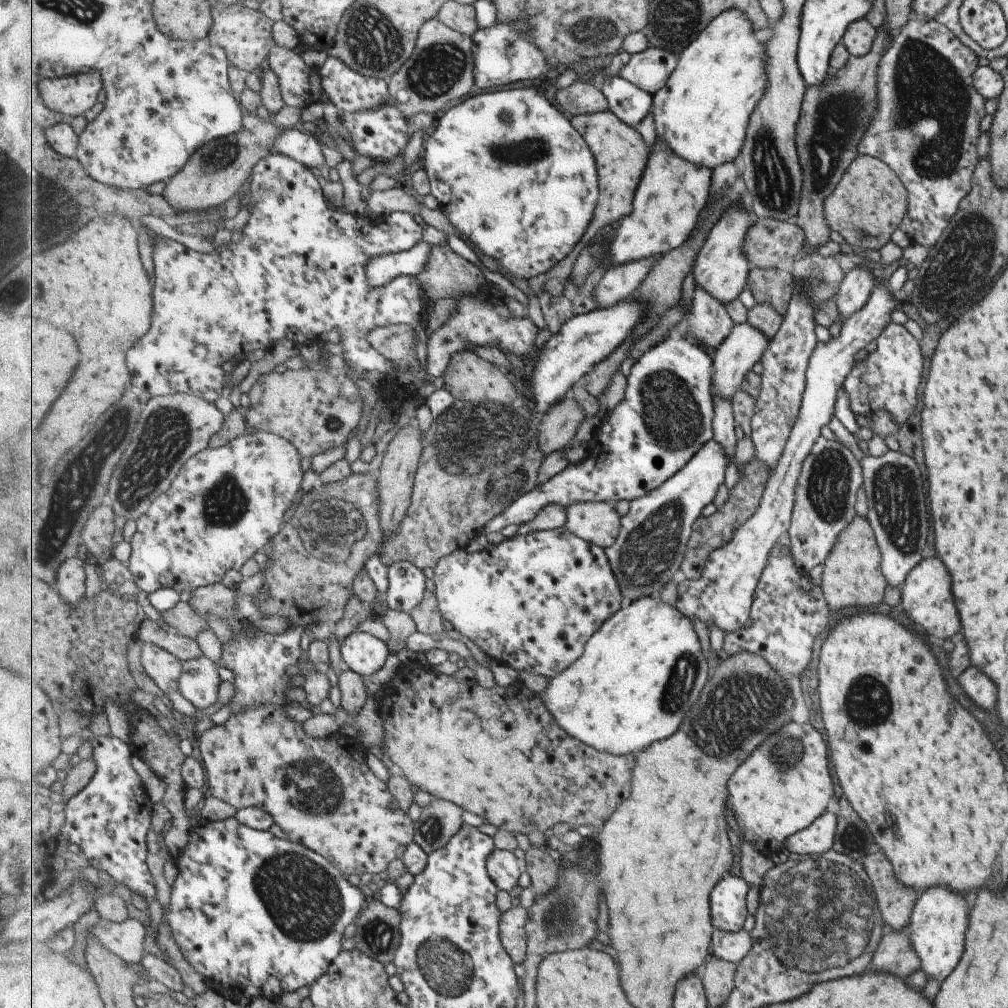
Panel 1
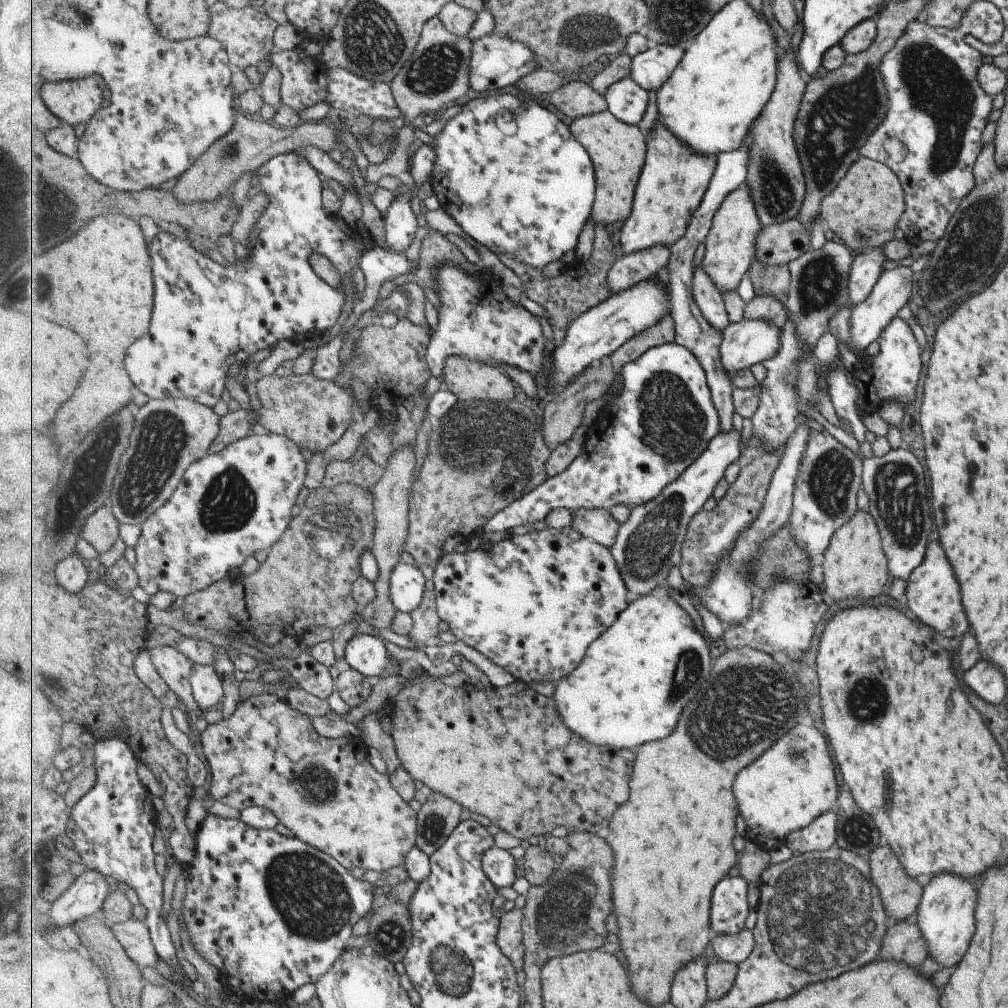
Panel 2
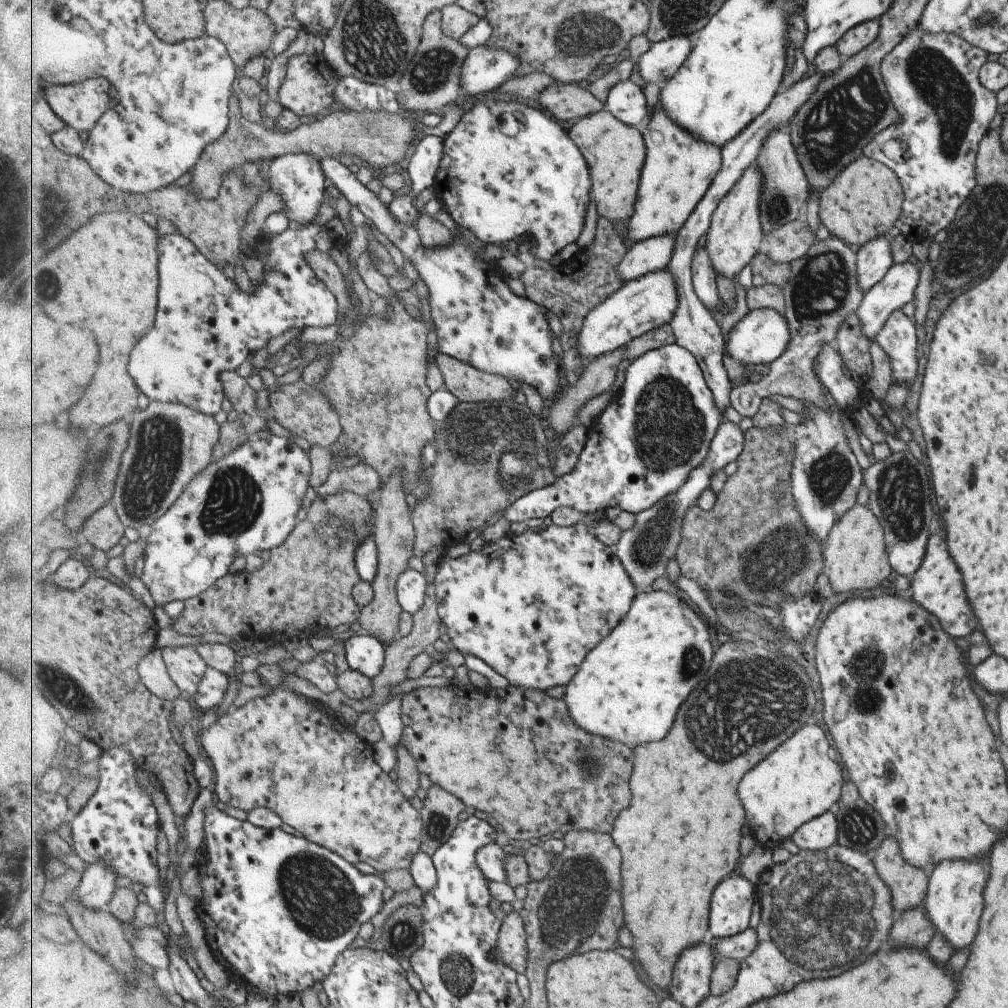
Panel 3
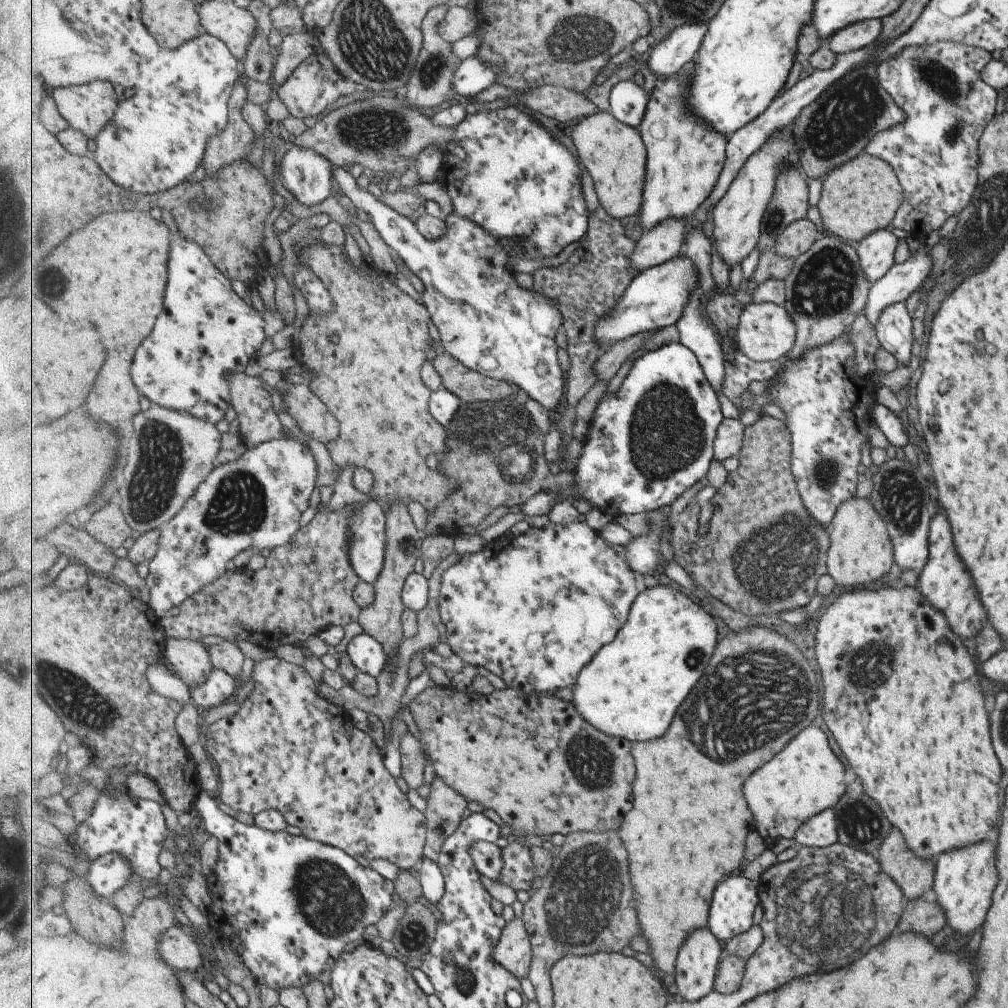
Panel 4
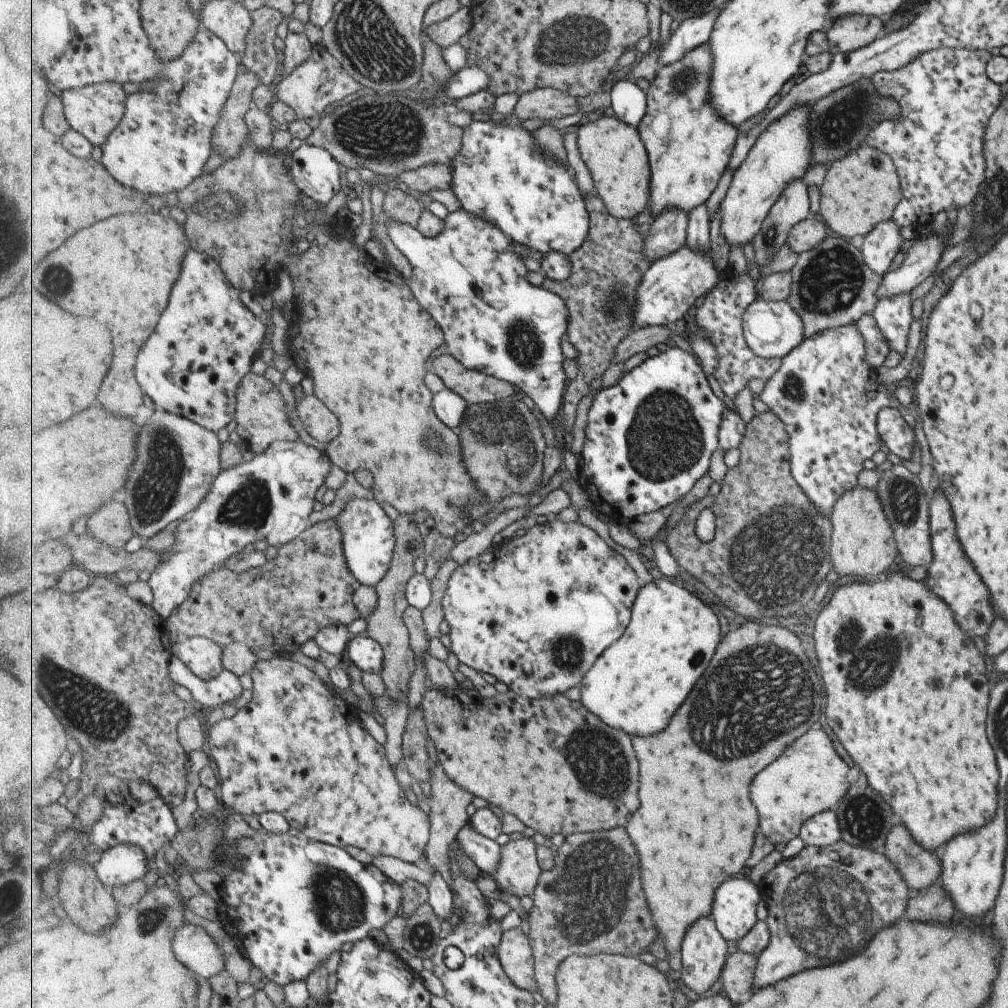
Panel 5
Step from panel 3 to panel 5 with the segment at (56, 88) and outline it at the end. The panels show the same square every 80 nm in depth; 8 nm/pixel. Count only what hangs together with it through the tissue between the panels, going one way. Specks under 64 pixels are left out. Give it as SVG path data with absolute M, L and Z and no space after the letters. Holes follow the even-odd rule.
M105 81L88 87L61 92L65 112L73 129L88 138L94 146L103 148L108 138L124 120L128 110L128 94L122 84Z

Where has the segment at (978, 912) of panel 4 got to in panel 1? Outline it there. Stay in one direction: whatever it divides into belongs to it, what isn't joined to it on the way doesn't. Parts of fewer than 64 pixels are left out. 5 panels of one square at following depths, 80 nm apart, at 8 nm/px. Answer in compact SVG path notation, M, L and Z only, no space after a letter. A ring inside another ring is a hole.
M929 886L921 894L917 896L912 913L910 914L910 920L905 930L907 932L908 939L917 953L920 960L920 968L930 978L936 978L943 980L951 970L953 966L957 964L957 960L961 958L963 954L963 936L965 936L965 928L967 928L967 902L963 900L961 894L949 890L947 886Z

